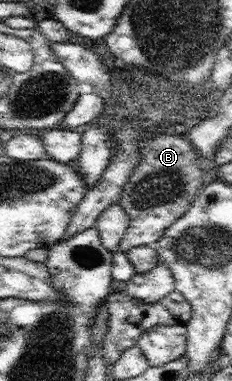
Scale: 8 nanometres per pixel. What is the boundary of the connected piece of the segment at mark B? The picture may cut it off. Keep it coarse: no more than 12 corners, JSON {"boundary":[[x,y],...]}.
{"boundary":[[152,133],[120,199],[121,250],[155,245],[206,183],[190,140]]}

